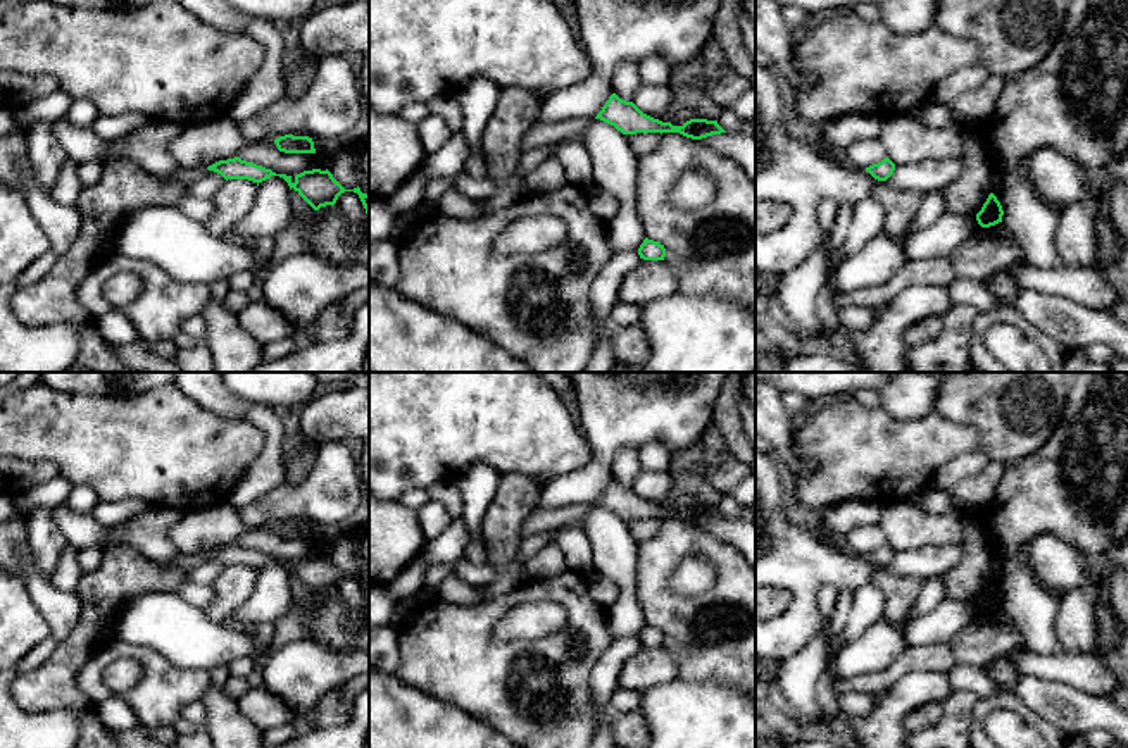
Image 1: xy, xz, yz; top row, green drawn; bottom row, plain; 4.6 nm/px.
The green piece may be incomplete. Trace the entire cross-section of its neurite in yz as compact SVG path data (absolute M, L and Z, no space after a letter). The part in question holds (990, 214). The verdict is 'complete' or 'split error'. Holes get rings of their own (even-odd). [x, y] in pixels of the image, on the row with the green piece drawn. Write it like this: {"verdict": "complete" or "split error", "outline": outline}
{"verdict": "complete", "outline": "M990 193L981 210L976 214L976 221L981 228L990 228L1002 222L1002 215L1004 215L1004 210L1000 202L993 193Z"}

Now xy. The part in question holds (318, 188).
{"verdict": "split error", "outline": "M229 115L209 121L204 124L193 124L181 129L181 133L167 145L169 153L172 159L185 169L209 169L217 174L221 174L226 181L228 179L248 179L254 183L262 183L269 179L271 176L283 178L290 190L293 188L314 210L319 210L326 205L335 205L338 196L345 191L354 191L359 195L366 214L369 217L369 195L362 193L360 188L345 190L333 174L326 169L312 169L304 171L297 174L295 178L286 174L276 174L271 169L266 169L262 165L257 165L254 162L241 160L238 155L243 148L247 148L250 143L245 140L238 122L235 122Z"}

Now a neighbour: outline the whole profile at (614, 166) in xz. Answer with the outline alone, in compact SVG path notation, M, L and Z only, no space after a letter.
M592 119L585 128L585 146L592 159L593 183L619 202L617 215L605 221L611 252L638 252L647 238L635 196L638 157L631 152L626 134L600 119Z

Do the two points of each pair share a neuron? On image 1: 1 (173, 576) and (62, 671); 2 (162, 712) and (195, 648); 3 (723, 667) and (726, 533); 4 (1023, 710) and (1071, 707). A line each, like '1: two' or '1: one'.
1: one
2: two
3: two
4: two

